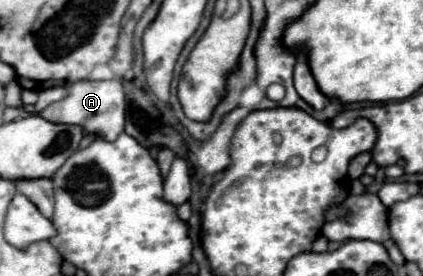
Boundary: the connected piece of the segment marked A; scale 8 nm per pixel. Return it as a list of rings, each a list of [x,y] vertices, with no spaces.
[[[105,79],[105,81],[77,81],[69,87],[69,95],[57,103],[45,107],[39,115],[51,123],[61,125],[79,125],[83,127],[85,135],[95,135],[103,141],[115,141],[123,133],[125,125],[125,91],[119,79]]]

